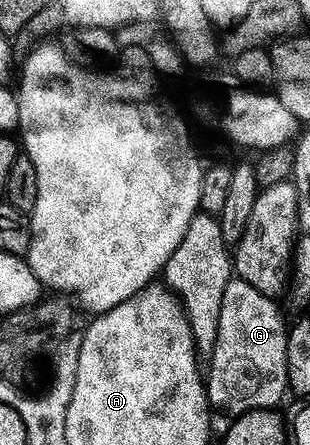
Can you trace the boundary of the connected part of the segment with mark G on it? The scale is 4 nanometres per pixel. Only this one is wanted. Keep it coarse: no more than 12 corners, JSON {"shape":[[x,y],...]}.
{"shape":[[233,276],[206,365],[208,404],[239,415],[289,392],[288,325]]}

